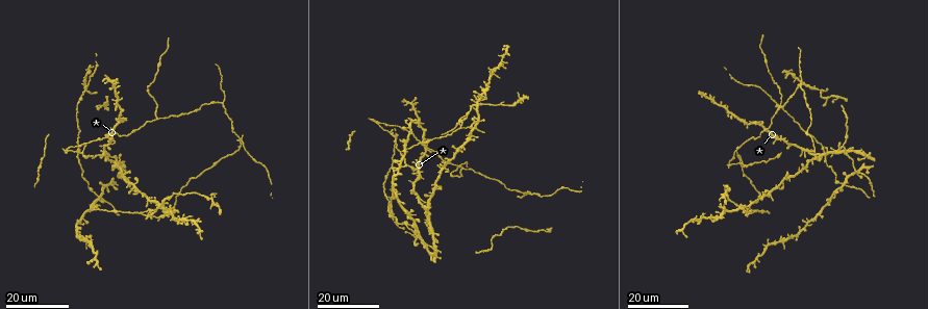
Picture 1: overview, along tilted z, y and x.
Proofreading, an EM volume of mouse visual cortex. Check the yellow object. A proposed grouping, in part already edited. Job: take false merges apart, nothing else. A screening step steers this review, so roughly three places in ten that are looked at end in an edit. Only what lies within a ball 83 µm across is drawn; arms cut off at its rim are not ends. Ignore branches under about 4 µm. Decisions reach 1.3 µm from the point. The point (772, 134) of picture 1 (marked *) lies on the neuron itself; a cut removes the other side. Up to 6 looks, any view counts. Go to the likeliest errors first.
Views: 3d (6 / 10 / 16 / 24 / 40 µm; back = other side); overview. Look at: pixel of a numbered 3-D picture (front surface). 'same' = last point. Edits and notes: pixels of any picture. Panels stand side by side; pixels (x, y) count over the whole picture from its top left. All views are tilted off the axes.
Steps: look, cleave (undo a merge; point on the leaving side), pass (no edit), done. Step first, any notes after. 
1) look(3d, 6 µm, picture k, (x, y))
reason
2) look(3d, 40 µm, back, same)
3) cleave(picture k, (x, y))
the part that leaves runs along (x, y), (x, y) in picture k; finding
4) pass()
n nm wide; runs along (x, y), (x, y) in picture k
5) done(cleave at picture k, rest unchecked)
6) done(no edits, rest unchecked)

look(3d, 24 µm, picture 1, (68, 151))
four arms meet

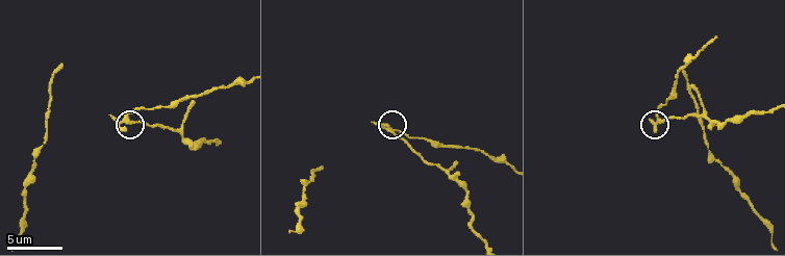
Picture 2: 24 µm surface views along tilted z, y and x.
look(3d, 6 µm, picture 2, (128, 116))
zoom in

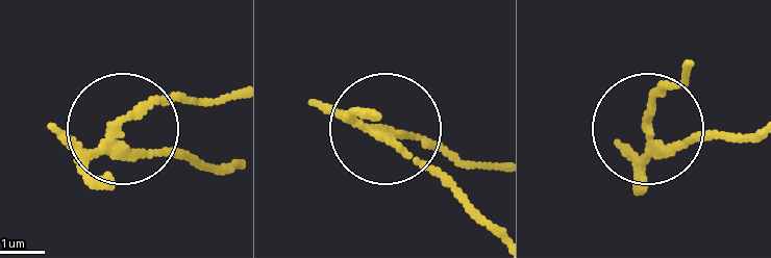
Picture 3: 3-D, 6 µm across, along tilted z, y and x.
cleave(picture 3, (133, 160))
4 arms; two neurons meet here

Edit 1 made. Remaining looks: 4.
look(3d, 24 µm, picture 1, (412, 231))
two arms in line, one across

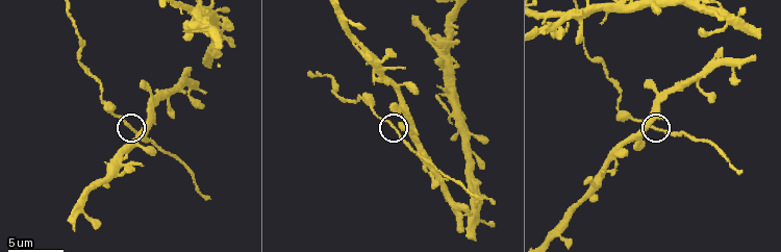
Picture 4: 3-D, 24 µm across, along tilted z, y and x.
look(3d, 10 µm, picture 4, (393, 123))

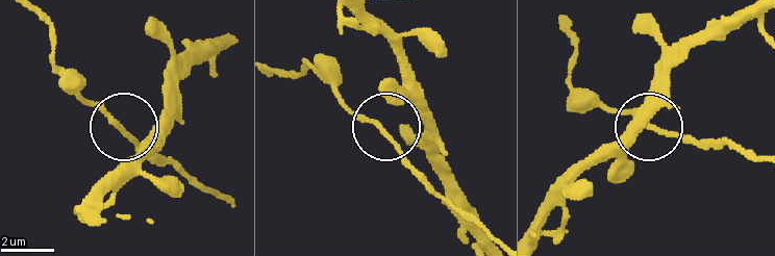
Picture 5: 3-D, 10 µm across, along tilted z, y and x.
pass()
130 nm wide; runs along (741, 13), (678, 62), (645, 113), (651, 126), (707, 139) in picture 5; all the same neuron

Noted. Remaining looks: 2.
look(3d, 16 µm, picture 1, (220, 102))
three arms meet

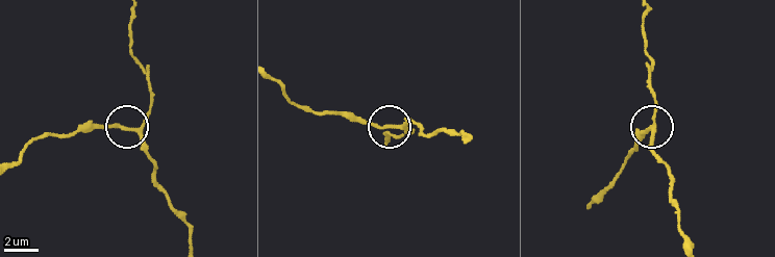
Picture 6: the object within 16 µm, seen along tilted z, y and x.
look(3d, 10 µm, picture 6, (140, 129))

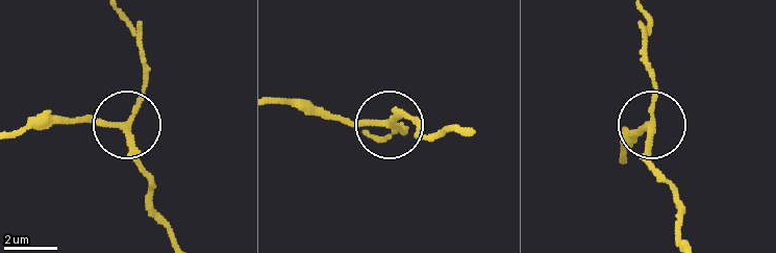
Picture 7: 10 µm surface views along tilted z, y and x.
pass()
runs along (624, 160), (645, 125), (653, 128), (655, 78), (648, 59) in picture 7; continuous, no second neuron

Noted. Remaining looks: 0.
done(cleave at picture 3, rest unchecked)

